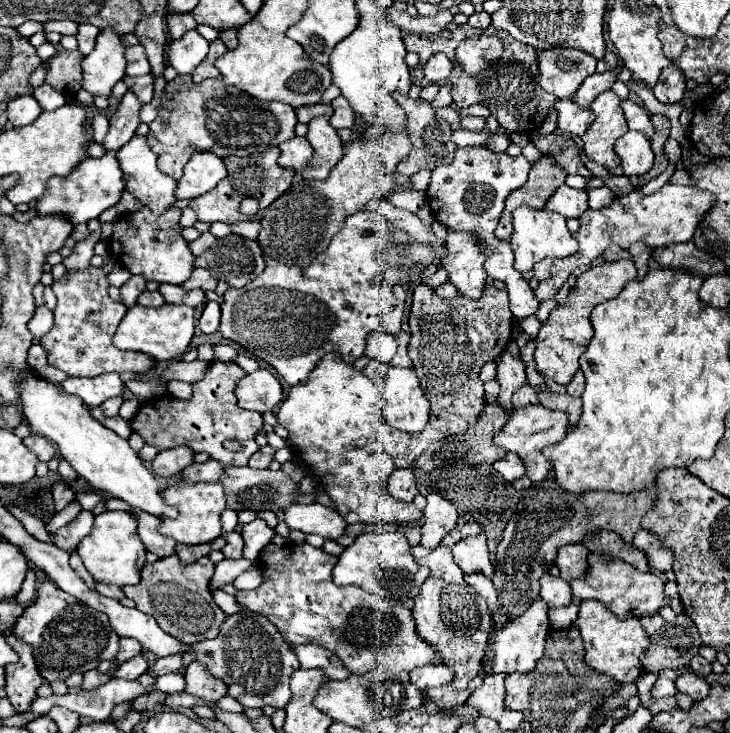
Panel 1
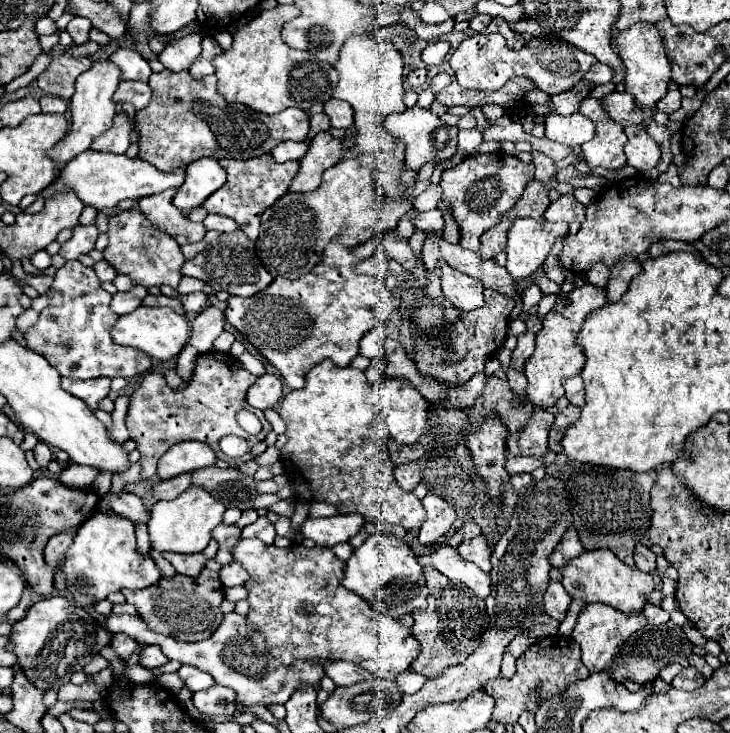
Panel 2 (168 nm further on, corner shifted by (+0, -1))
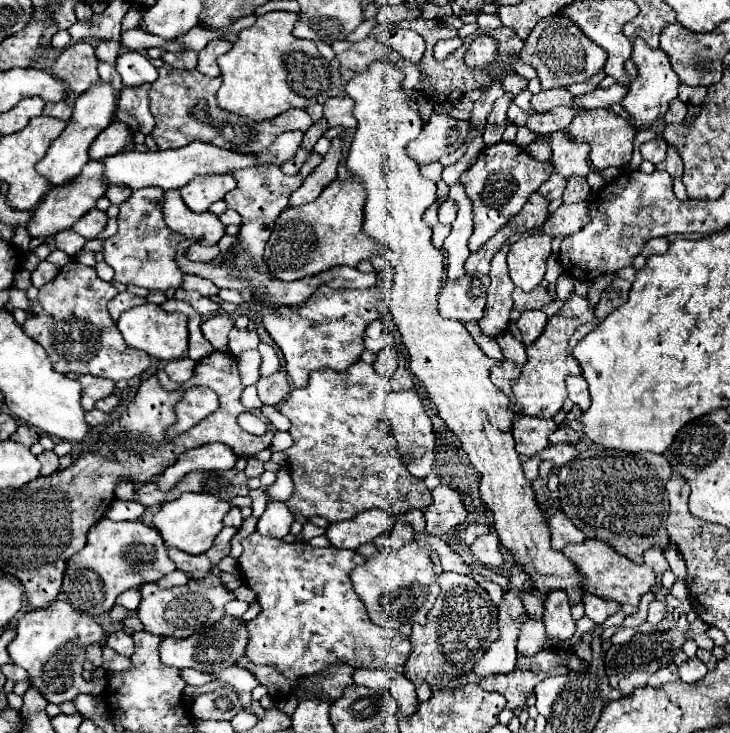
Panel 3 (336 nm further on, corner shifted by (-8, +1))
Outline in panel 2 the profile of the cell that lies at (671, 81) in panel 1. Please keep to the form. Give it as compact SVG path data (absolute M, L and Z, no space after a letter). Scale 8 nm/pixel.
M670 82L670 86L668 86L668 94L656 104L656 108L658 108L660 112L672 114L672 112L676 112L676 110L680 108L680 100L682 100L682 96L680 96L680 88L678 88L674 82Z

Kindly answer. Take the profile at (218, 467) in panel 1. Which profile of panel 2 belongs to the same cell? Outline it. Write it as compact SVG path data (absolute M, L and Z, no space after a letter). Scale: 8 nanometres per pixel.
M190 474L176 476L172 480L162 480L152 488L152 494L156 500L174 500L178 494L190 488Z

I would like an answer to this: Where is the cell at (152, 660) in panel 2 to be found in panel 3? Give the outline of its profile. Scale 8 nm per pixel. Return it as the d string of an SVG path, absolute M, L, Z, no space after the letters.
M224 616L216 626L207 628L202 633L197 632L190 638L184 638L184 640L164 638L160 644L160 660L166 666L174 666L174 668L194 668L200 672L224 670L244 654L246 644L248 644L246 624L232 616Z

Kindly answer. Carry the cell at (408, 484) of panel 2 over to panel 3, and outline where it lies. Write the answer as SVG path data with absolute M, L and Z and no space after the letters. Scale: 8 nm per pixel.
M400 390L400 392L390 392L388 400L386 400L386 418L392 426L394 438L398 442L398 452L402 454L402 462L406 464L408 472L418 478L424 480L430 470L432 470L432 462L434 462L434 444L436 444L436 436L432 430L432 420L428 418L422 400L418 396L416 390Z

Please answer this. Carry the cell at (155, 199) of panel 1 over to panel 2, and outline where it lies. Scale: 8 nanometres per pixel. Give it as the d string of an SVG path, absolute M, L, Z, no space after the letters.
M166 190L156 196L140 198L138 208L158 230L164 230L166 234L172 234L172 236L182 234L189 242L200 242L206 234L204 224L190 222L180 210L176 210L176 206L172 204L172 192L176 190Z

